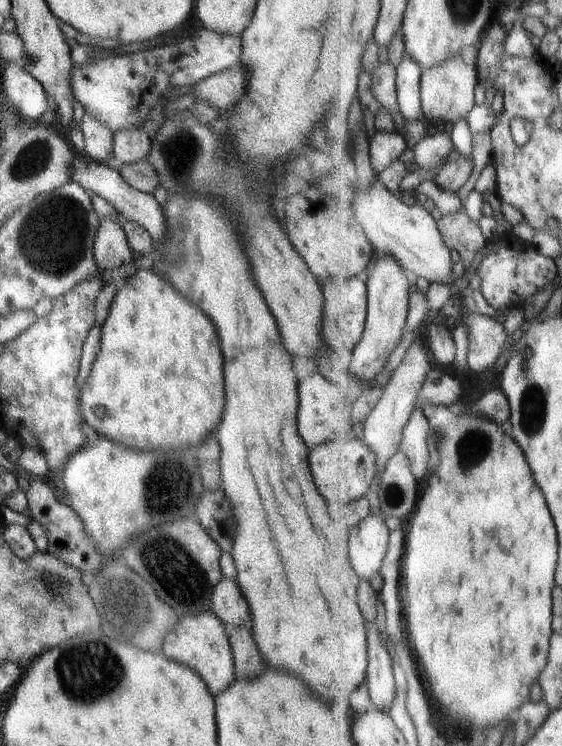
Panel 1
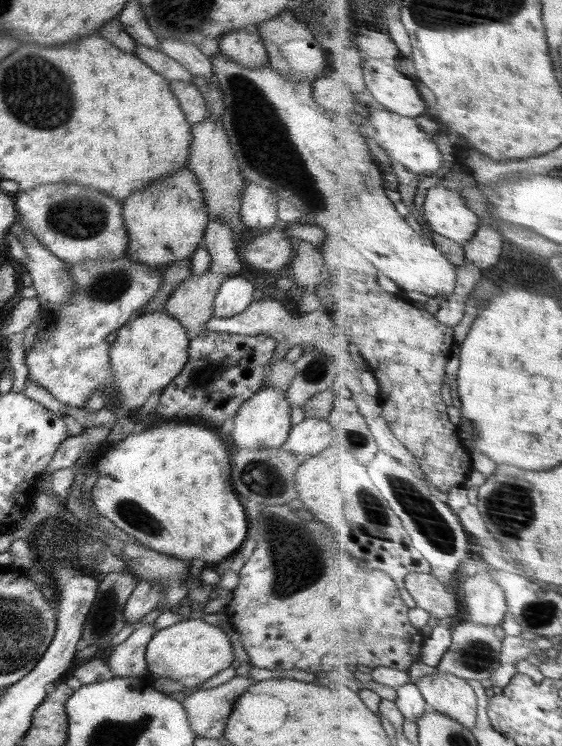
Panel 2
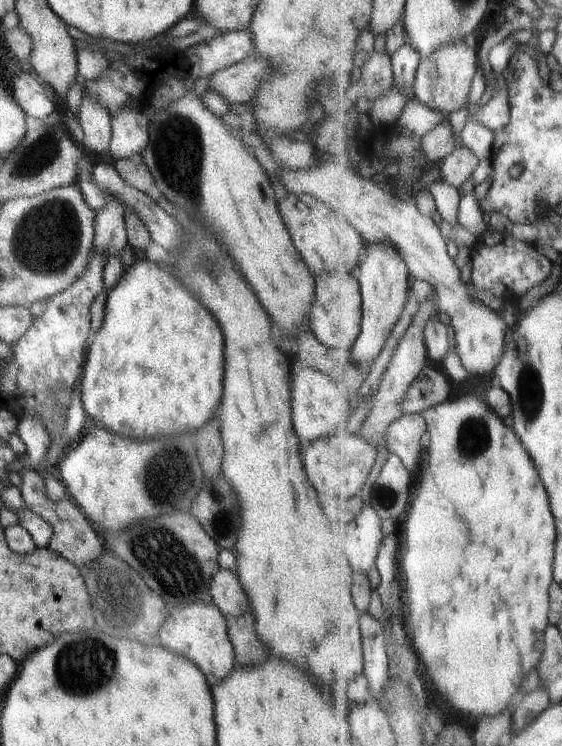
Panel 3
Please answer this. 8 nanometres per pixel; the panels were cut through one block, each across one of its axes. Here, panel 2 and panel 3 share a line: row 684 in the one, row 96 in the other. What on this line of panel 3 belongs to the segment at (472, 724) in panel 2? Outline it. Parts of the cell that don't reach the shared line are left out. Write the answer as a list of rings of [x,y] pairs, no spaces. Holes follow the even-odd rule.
[[[454,43],[422,59],[415,82],[417,98],[430,108],[446,112],[448,116],[461,108],[470,108],[473,84],[480,71],[477,51],[476,48],[468,48],[466,43]]]

